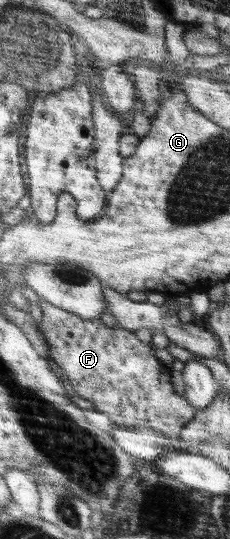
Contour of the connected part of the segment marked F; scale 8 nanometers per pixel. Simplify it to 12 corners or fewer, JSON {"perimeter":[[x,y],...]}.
{"perimeter":[[26,285],[49,357],[118,426],[179,439],[196,408],[150,343]]}

